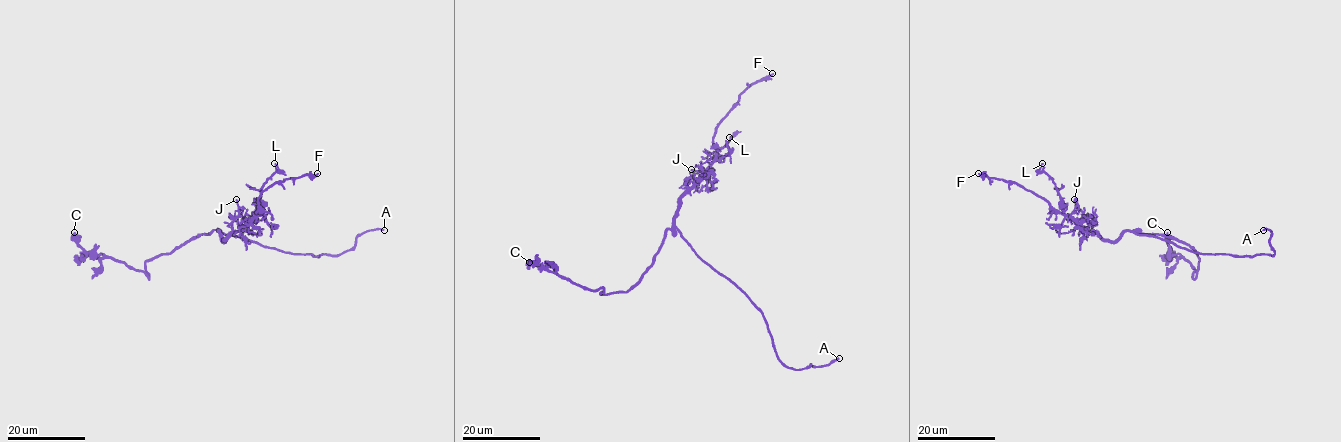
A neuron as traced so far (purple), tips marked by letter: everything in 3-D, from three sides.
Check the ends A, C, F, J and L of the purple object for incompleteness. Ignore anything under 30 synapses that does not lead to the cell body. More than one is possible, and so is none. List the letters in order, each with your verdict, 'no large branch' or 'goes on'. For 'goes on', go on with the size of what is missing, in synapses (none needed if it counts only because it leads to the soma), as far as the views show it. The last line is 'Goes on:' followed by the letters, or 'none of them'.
A: goes on
C: no large branch
F: no large branch
J: no large branch
L: no large branch
Goes on: A

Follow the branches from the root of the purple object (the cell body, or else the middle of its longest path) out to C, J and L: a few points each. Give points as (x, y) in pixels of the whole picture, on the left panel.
C: (224, 234), (213, 230), (149, 259), (145, 263), (149, 278), (122, 262), (88, 254), (74, 232)
J: (224, 234), (220, 231), (224, 241), (238, 214), (236, 199)
L: (224, 234), (220, 231), (224, 241), (262, 212), (261, 189), (278, 170), (274, 163)

